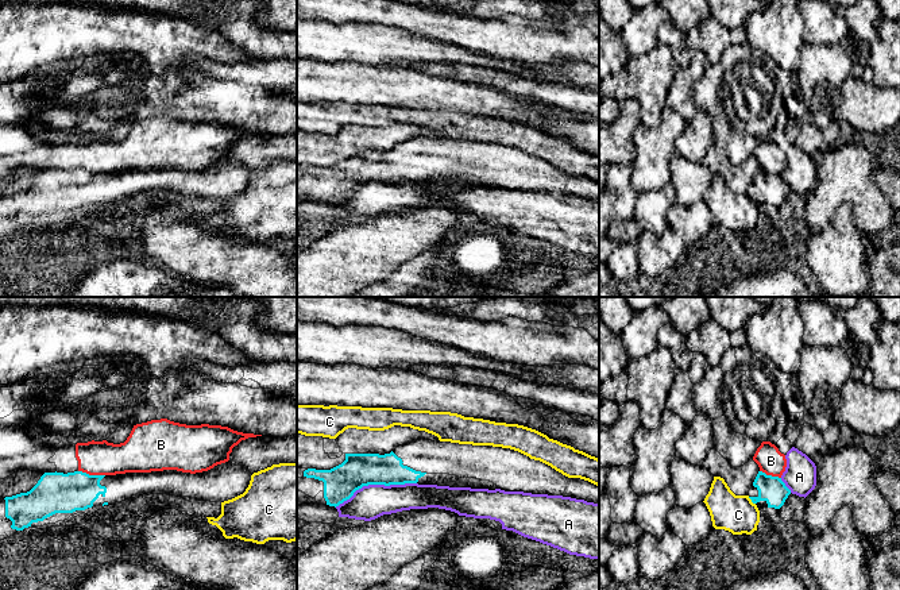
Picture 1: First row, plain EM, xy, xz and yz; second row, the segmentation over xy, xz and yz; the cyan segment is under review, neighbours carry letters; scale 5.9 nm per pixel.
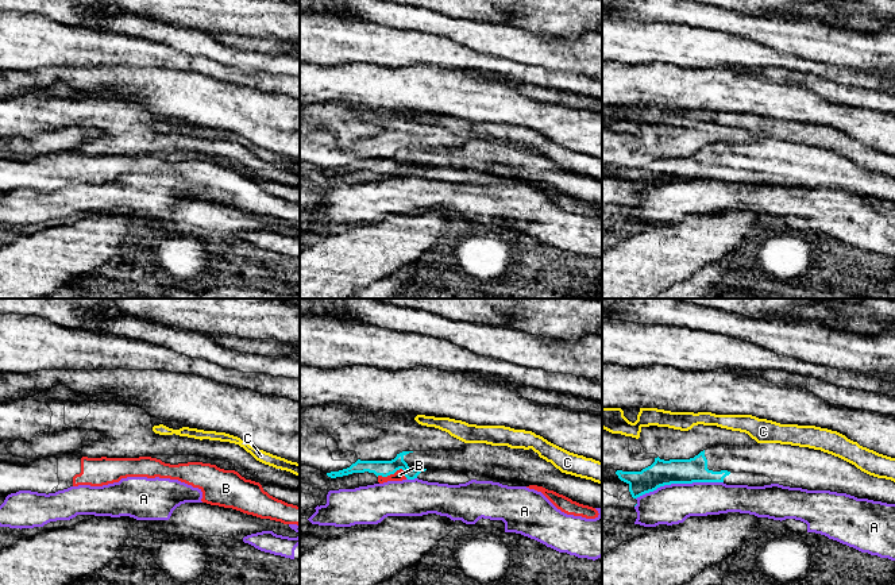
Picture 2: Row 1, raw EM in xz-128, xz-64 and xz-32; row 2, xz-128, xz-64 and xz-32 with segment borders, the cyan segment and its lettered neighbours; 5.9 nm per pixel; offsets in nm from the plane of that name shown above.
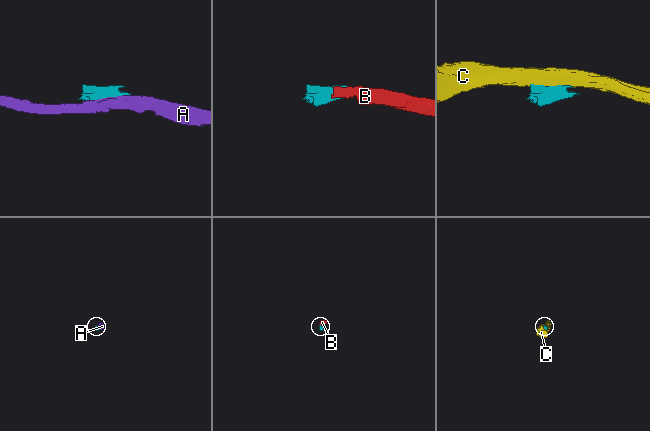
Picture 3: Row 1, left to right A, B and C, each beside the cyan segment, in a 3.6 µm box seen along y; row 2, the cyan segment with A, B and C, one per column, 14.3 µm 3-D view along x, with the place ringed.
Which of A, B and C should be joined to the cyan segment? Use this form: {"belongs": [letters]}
{"belongs": []}

